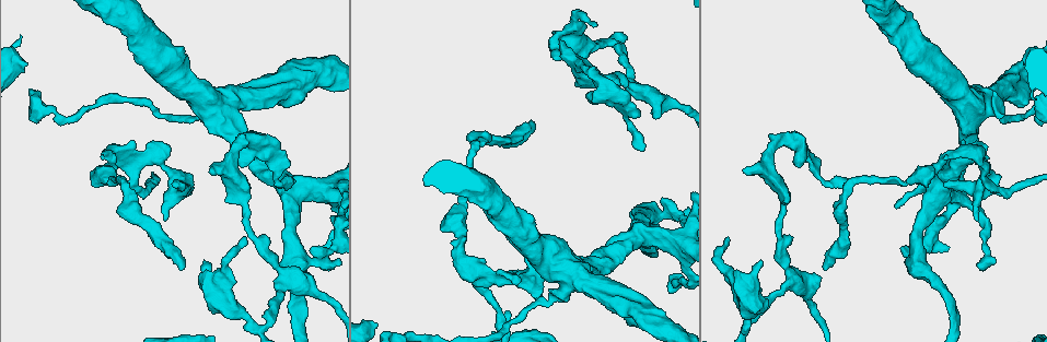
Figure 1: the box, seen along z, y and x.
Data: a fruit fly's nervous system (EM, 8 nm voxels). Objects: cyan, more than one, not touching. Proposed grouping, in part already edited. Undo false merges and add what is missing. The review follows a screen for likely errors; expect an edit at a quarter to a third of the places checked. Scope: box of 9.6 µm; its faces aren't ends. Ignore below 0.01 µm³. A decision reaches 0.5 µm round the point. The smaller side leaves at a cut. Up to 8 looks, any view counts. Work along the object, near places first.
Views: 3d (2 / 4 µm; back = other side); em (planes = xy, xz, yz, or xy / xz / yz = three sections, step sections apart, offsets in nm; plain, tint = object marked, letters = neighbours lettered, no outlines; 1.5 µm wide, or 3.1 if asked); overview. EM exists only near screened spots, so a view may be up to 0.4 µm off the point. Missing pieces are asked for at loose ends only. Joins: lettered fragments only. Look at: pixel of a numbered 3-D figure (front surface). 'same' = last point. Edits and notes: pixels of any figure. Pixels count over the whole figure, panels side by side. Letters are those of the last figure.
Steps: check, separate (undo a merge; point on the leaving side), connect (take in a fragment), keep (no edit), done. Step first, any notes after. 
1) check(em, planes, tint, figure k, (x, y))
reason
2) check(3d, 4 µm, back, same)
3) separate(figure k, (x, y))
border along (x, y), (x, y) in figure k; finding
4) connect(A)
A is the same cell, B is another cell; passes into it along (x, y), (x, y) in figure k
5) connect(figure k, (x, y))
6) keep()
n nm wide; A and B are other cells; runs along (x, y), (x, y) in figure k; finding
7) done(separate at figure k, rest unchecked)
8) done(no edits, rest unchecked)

check(em, planes, letters, figure 1, (288, 160))
an open end

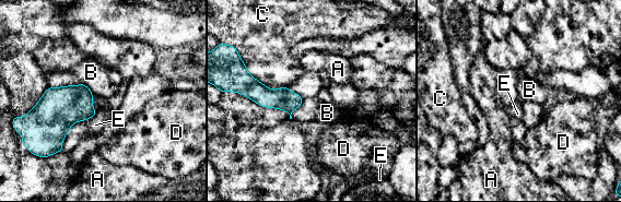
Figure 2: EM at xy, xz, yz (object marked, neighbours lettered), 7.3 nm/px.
keep()
A, B, C, D and E are other cells; runs along (246, 78), (268, 98), (299, 102) in figure 2; none of them fits

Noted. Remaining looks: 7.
check(3d, 2 µm, figure 1, (607, 42))
abrupt turn

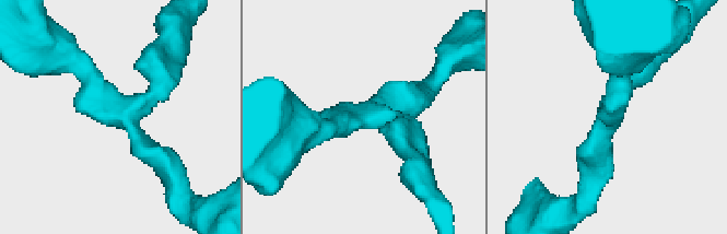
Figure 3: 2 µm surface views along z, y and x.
check(em, planes, letters, figure 3, (120, 108))
shape alone is not enough

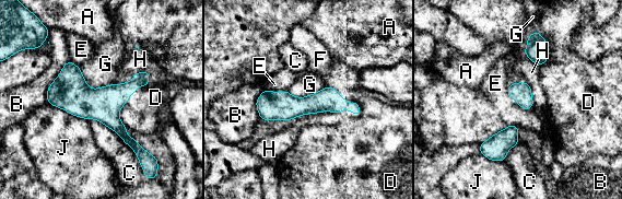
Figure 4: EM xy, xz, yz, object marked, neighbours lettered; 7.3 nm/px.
keep()
C touches over 500 nm; A, B, C, D, E, F, G, H and J are other cells; runs along (69, 65), (70, 79), (140, 150) in figure 4; continuous, no second neuron

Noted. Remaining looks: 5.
check(em, xy, step 8, letters, figure 1, (378, 323))
an open end

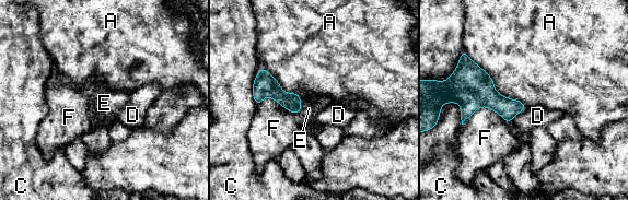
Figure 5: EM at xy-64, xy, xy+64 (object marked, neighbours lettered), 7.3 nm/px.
connect(E)
E is the same cell, A, C, D and F are other cells; the neuron continues

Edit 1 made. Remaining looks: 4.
done(connect at figure 5, rest unchecked)

